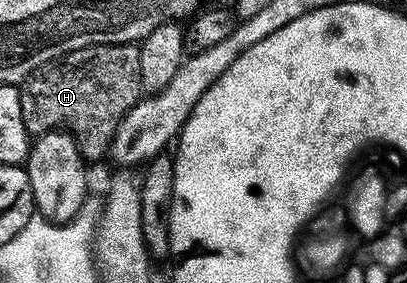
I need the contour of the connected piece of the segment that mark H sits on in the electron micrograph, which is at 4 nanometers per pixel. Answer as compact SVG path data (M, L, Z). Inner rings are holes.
M94 44L32 72L19 88L21 114L32 137L62 130L71 133L84 161L108 155L125 114L144 95L141 58L135 44Z

